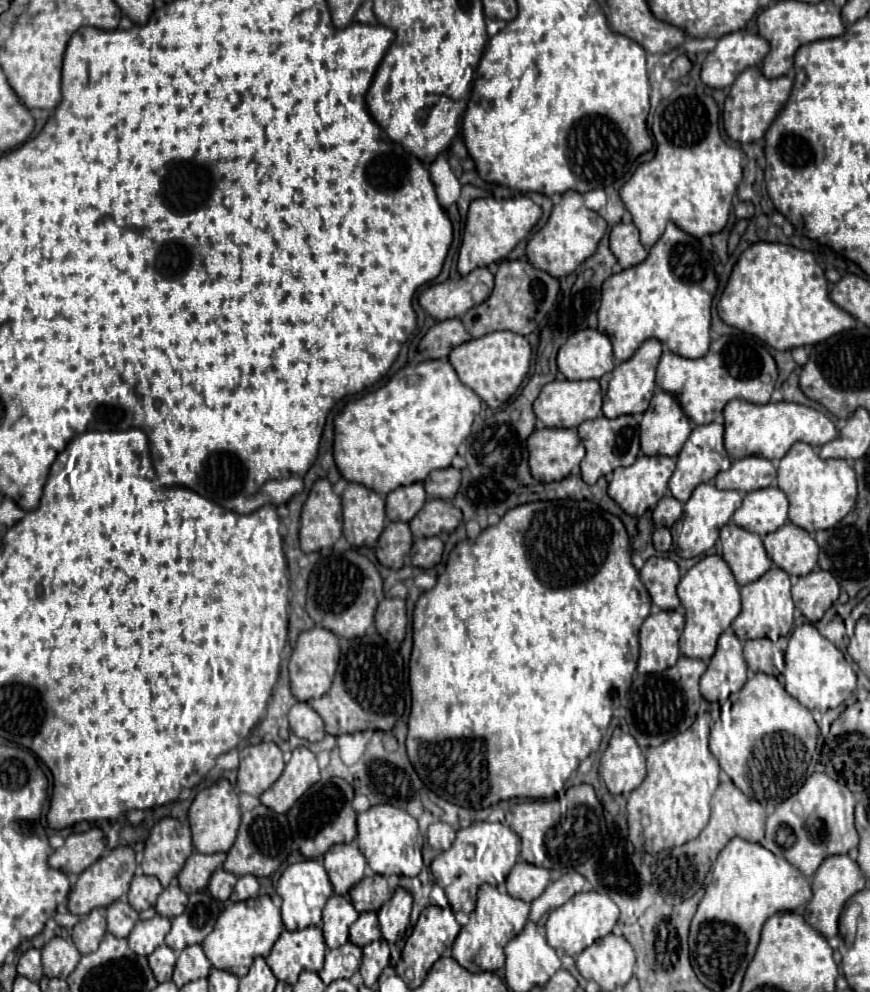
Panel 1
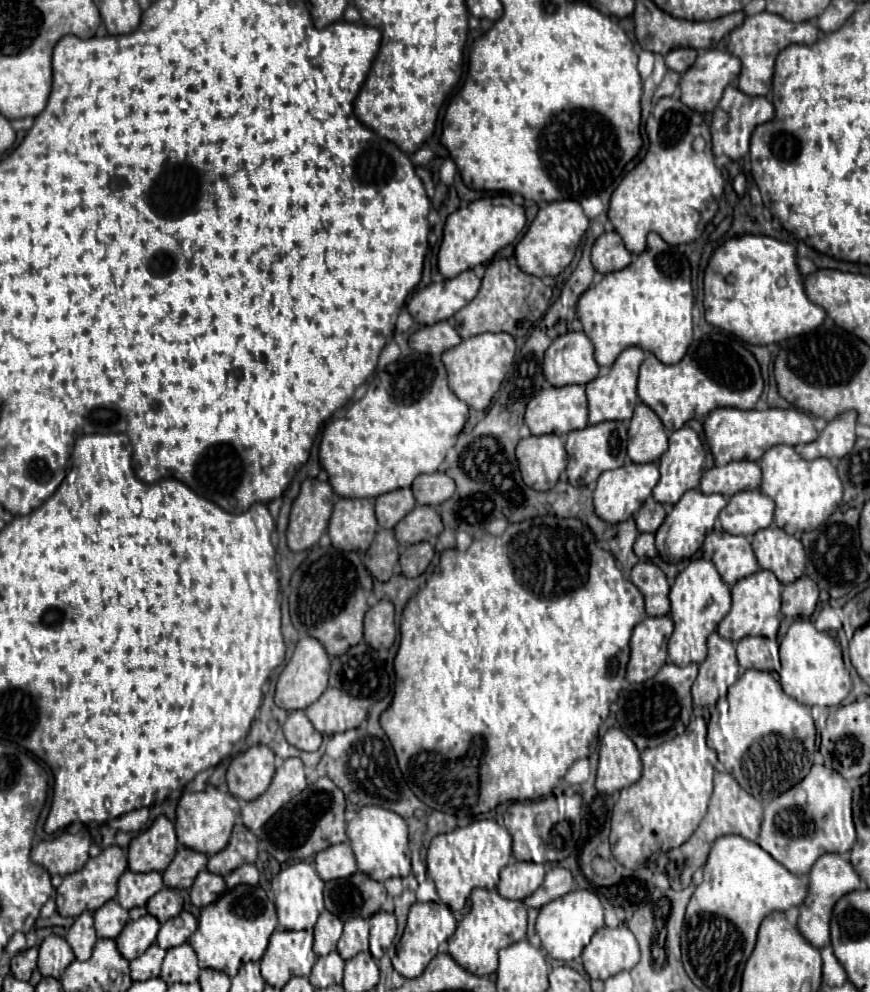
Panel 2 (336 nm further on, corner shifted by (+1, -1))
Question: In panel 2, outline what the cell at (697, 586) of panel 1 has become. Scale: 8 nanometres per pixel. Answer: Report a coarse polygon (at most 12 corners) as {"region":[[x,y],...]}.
{"region":[[711,560],[671,586],[669,660],[707,658],[707,636],[731,610]]}

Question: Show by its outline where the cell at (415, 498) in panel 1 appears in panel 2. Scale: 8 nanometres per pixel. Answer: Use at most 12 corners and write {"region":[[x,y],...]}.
{"region":[[411,488],[375,500],[377,522],[391,530],[415,508]]}

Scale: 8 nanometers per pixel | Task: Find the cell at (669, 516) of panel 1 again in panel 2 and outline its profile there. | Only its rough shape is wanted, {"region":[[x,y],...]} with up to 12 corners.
{"region":[[653,498],[635,514],[639,532],[657,532],[665,510]]}

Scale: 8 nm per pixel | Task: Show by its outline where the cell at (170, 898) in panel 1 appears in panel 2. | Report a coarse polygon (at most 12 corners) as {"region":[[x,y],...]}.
{"region":[[163,888],[147,902],[147,910],[163,924],[179,916],[183,898]]}

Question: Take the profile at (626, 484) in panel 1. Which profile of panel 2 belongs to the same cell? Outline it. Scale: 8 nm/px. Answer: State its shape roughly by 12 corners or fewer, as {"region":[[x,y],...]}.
{"region":[[627,464],[599,476],[595,514],[631,518],[659,482],[657,464]]}

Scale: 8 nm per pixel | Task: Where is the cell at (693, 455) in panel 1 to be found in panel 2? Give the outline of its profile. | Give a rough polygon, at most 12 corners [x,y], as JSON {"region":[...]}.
{"region":[[701,424],[671,432],[653,488],[659,504],[675,504],[714,465]]}

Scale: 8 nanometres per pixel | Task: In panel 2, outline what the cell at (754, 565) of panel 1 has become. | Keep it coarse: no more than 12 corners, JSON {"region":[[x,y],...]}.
{"region":[[723,530],[703,550],[727,586],[759,570],[751,542]]}

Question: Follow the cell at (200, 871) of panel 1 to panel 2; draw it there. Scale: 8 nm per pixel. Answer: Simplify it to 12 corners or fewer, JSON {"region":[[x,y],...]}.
{"region":[[179,846],[161,874],[167,888],[187,890],[207,866],[205,854]]}

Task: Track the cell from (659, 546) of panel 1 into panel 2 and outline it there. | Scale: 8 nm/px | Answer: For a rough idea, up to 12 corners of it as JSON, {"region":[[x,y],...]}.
{"region":[[639,534],[633,550],[639,560],[651,560],[657,554],[655,536]]}

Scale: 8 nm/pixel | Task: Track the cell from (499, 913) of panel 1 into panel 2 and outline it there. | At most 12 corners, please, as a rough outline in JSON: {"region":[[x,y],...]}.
{"region":[[475,888],[471,912],[449,942],[475,976],[525,938],[527,908],[496,889]]}

